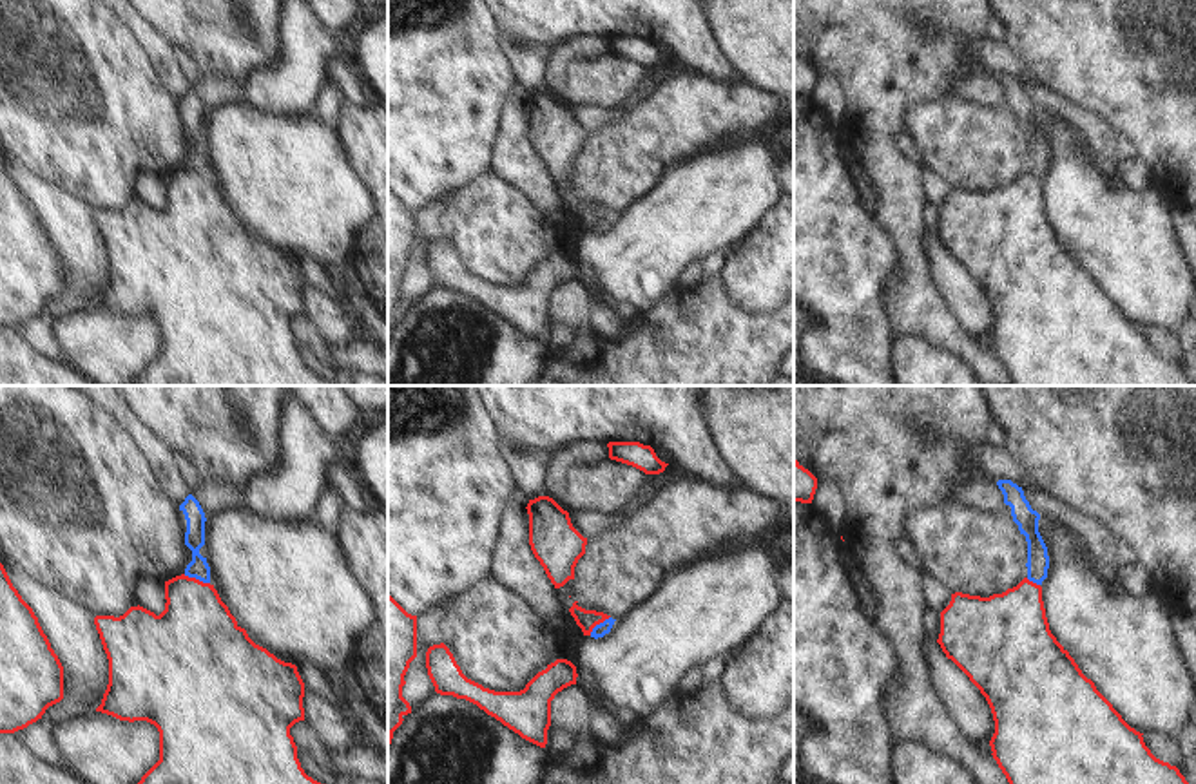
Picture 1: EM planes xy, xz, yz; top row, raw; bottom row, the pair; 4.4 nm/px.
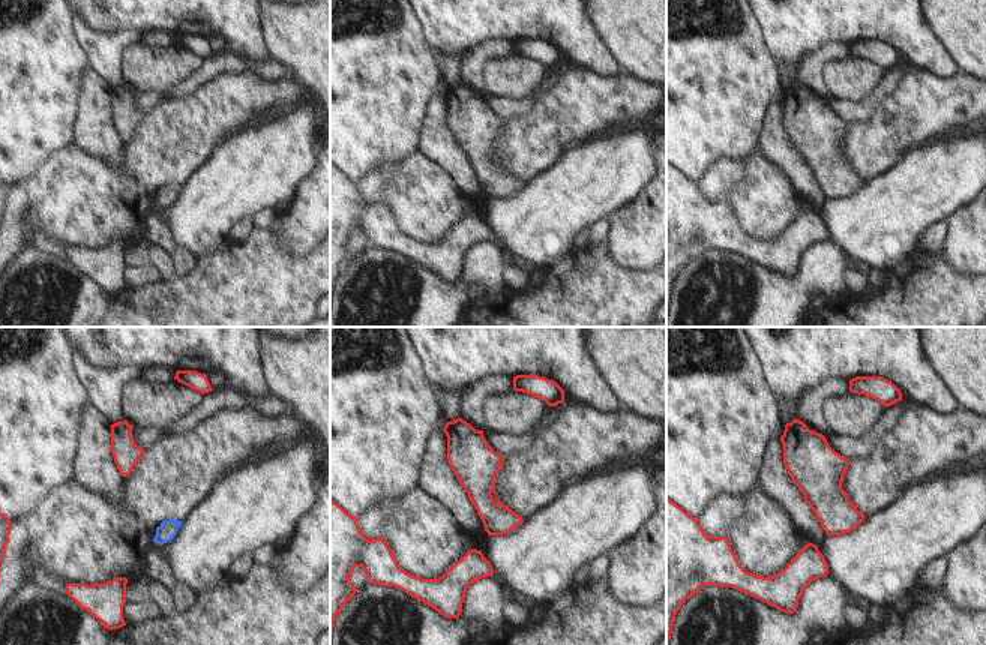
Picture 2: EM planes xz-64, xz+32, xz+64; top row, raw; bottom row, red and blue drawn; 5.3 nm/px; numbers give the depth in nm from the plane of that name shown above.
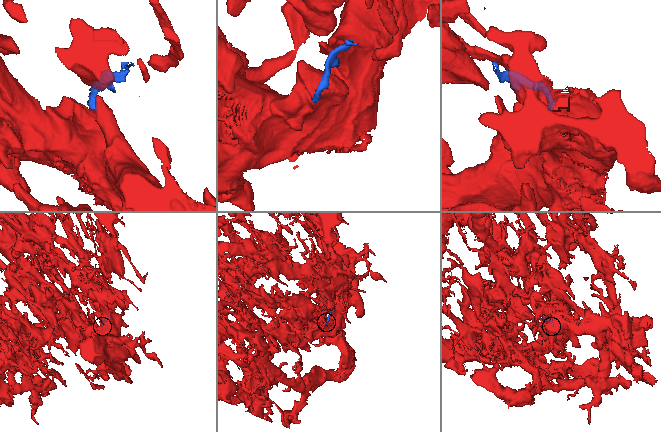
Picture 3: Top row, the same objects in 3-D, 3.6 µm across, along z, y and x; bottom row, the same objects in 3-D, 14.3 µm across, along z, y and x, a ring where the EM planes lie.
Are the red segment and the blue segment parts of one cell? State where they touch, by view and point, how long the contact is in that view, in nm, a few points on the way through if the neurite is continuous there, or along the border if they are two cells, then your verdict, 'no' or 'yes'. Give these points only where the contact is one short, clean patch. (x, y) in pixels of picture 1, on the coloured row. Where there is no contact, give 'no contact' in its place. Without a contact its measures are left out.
xy (194, 578) | 130 nm | along xy (183, 574), (209, 583) | no

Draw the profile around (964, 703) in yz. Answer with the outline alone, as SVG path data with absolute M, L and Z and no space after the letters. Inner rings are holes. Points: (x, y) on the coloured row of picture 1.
M926 641L924 659L930 684L959 730L973 744L989 744L995 733L995 721L980 690L946 657L937 641Z

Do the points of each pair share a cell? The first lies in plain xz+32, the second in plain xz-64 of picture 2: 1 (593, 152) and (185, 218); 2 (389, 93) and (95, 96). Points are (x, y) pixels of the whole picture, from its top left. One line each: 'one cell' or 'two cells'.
1: one cell
2: two cells

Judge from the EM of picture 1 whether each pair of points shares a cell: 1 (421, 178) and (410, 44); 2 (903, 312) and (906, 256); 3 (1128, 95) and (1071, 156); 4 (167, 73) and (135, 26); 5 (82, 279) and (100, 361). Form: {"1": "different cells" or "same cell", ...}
{"1": "same cell", "2": "same cell", "3": "different cells", "4": "same cell", "5": "different cells"}

